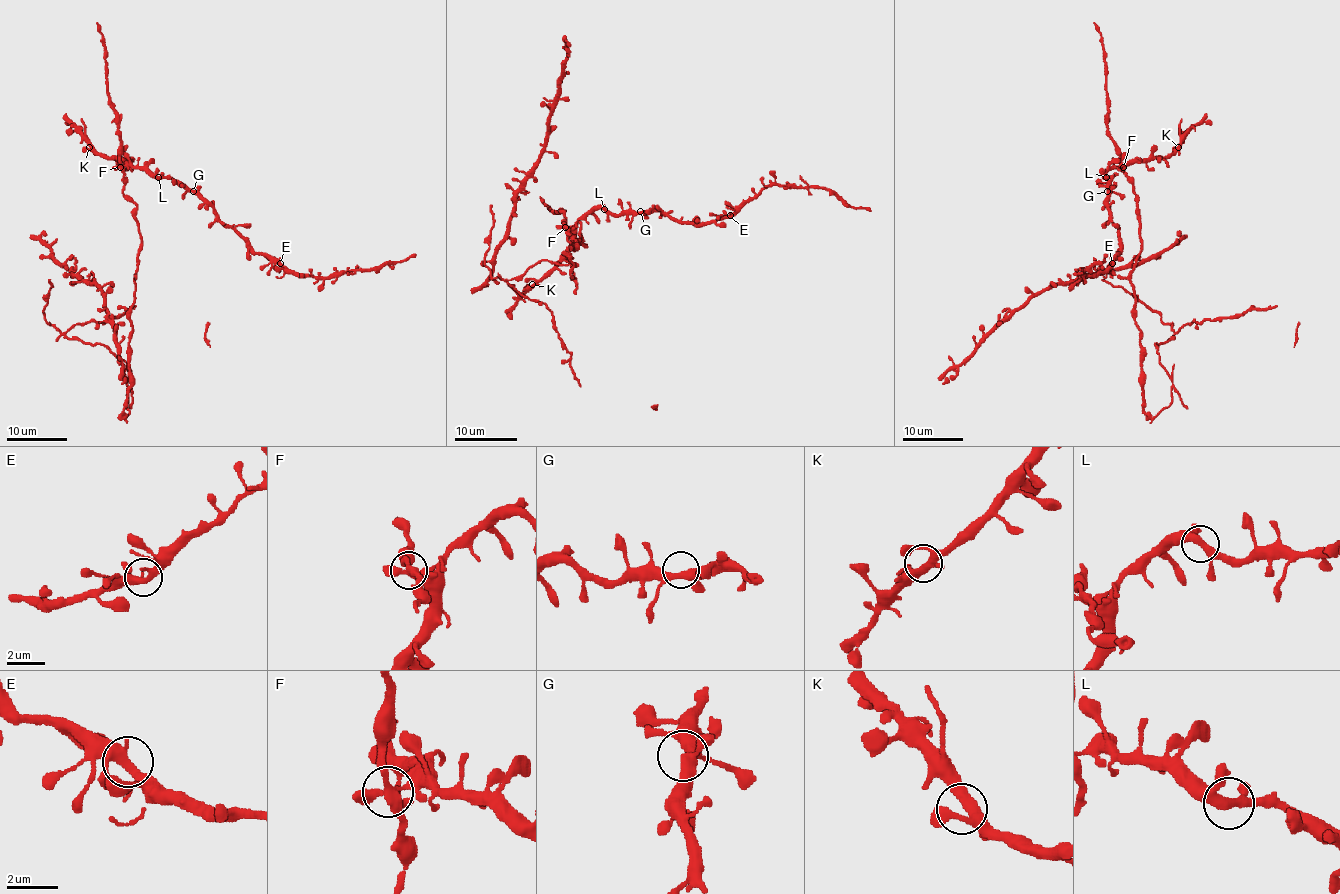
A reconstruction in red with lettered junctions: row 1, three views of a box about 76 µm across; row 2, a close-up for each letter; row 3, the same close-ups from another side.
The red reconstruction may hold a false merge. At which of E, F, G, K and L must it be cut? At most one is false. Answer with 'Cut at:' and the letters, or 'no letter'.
Cut at: F

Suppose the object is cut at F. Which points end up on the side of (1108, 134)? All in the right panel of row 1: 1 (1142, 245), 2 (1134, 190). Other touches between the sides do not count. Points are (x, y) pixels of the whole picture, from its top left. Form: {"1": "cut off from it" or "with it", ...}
{"1": "with it", "2": "with it"}

